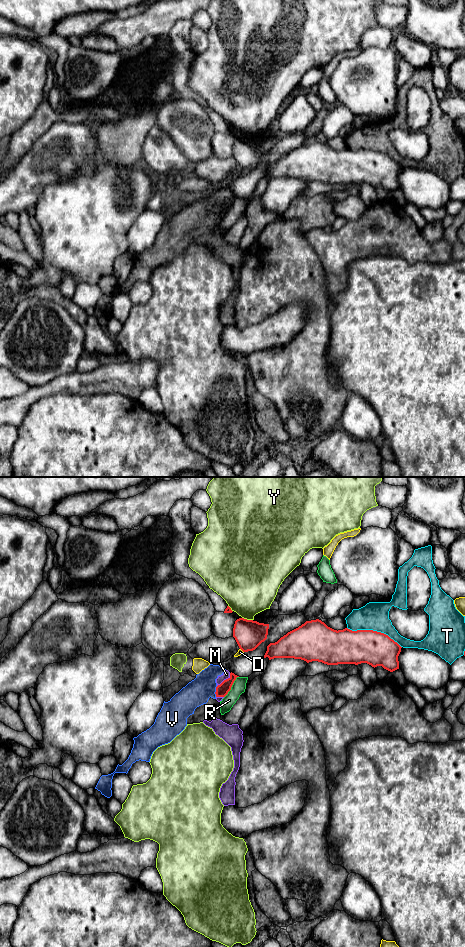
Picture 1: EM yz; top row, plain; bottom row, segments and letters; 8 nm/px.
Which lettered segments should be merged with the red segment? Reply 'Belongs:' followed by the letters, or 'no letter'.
Belongs: no letter

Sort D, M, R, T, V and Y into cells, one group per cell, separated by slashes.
D / M V / R / T / Y

